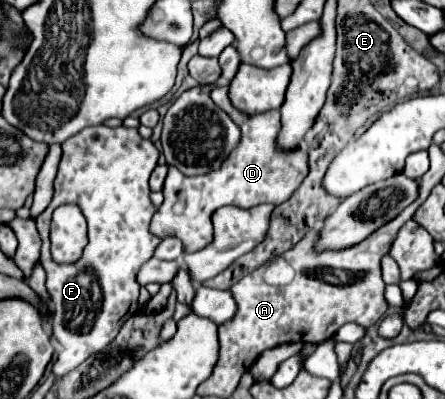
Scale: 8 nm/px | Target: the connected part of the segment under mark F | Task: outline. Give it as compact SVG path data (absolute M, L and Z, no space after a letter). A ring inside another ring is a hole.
M98 126L98 128L86 128L86 132L78 132L78 136L72 136L62 144L62 158L58 164L58 174L54 180L54 198L48 204L48 208L36 218L36 226L42 238L42 252L40 252L40 262L46 270L46 288L50 294L50 302L54 306L54 332L52 336L60 342L62 350L52 366L52 372L56 378L66 376L72 372L76 366L80 366L88 356L100 352L106 348L116 334L120 332L122 324L138 312L138 292L140 284L136 280L136 274L140 268L146 264L146 260L152 258L154 248L160 244L156 236L148 232L148 224L156 208L150 202L150 188L148 188L148 178L152 170L156 168L160 158L158 148L154 142L144 140L138 130L134 128L108 128L108 126ZM62 204L76 204L80 206L82 214L88 220L88 246L84 248L82 258L76 264L56 264L50 258L50 222L52 222L52 212L62 206Z

